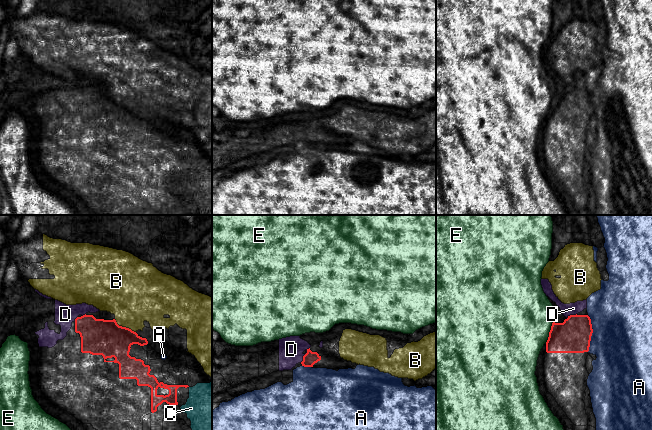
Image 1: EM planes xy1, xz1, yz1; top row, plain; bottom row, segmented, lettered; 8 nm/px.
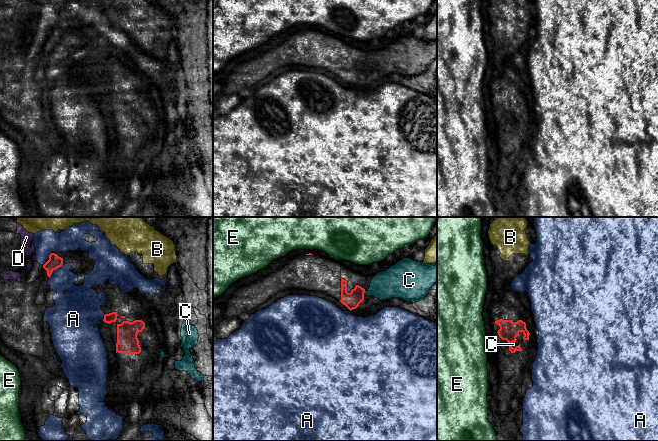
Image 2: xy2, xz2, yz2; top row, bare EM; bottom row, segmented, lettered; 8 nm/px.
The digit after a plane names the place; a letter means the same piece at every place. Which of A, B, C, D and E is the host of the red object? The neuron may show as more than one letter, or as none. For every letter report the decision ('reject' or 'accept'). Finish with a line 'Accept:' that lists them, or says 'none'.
A: reject
B: reject
C: accept
D: reject
E: reject
Accept: C

